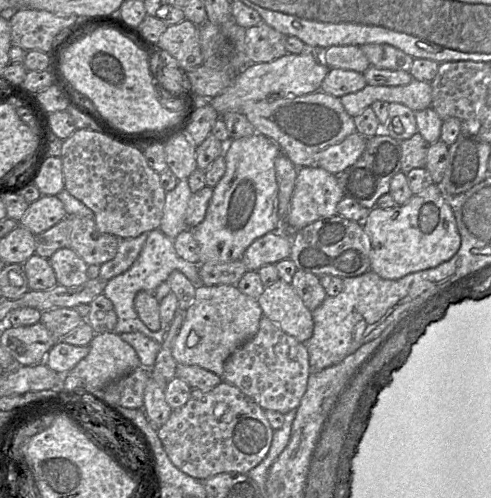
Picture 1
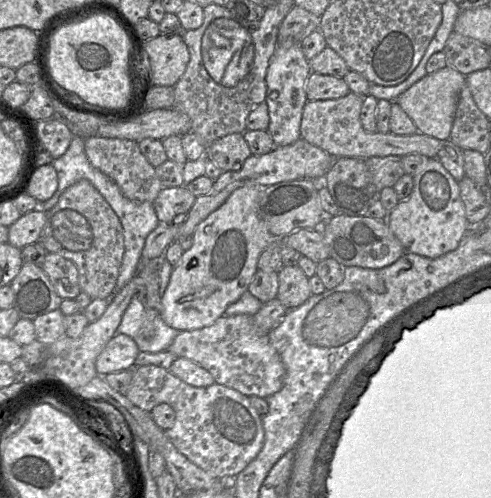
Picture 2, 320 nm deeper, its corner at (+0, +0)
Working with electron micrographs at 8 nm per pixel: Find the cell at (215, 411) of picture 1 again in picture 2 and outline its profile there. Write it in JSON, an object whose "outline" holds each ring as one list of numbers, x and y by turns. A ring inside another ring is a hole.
{"outline":[[155,365,135,366,128,387,127,398,139,408,150,412,159,404,168,404,175,411,175,422,165,433,175,448,206,473,221,480,232,480,259,453,264,442,262,416,251,405,249,397,233,388,214,383,208,387,194,387]]}

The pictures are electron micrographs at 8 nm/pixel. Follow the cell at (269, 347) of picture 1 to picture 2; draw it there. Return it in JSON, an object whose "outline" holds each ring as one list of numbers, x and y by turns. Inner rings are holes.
{"outline":[[221,316,212,325,181,331,167,349,178,358,187,358,206,369,215,382,246,396,267,398,283,385,285,368,269,341,269,334,258,334,253,316]]}

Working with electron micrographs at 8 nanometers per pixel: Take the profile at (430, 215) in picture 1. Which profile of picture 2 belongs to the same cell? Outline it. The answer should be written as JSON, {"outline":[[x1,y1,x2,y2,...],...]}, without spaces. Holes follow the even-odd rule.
{"outline":[[437,158,427,159,413,175,410,196,388,213,389,228,402,244,406,253,437,258,455,250,471,227,465,215,458,182]]}

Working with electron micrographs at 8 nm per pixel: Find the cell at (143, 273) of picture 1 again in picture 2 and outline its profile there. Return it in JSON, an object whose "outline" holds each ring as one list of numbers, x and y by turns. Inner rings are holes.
{"outline":[[140,257,137,273,134,275,136,295,131,299,124,311,117,328,117,333,126,334,136,342,140,352,157,353,165,351,181,332,169,327,161,318,159,288,160,271,163,261,164,257,153,258,149,261,142,261]]}

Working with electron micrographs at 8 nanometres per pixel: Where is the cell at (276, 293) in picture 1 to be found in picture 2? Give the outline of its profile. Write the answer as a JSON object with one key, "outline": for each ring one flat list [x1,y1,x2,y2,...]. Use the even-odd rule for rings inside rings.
{"outline":[[298,266,278,270,279,287,276,298,288,309,302,305,311,294,309,278]]}

